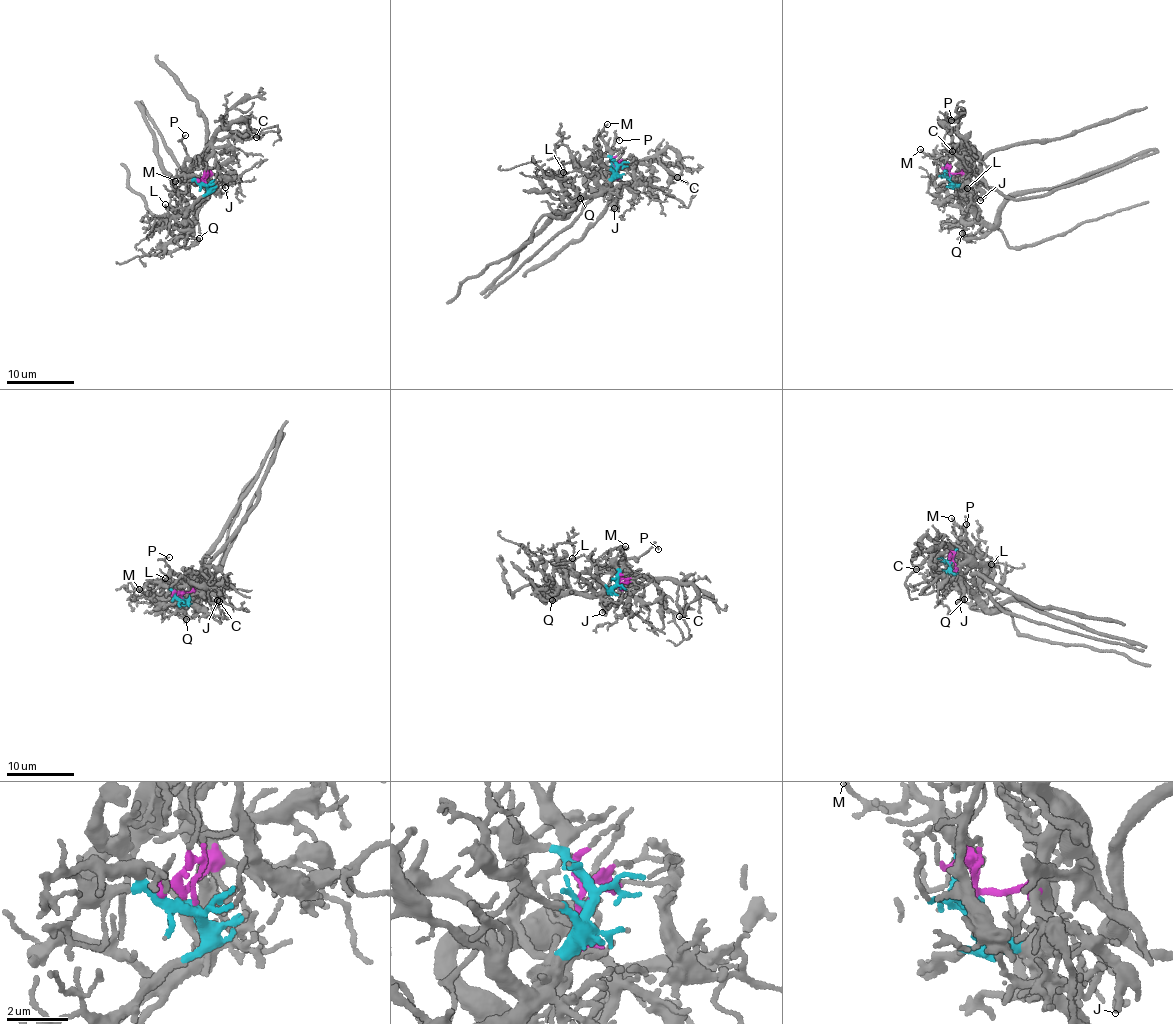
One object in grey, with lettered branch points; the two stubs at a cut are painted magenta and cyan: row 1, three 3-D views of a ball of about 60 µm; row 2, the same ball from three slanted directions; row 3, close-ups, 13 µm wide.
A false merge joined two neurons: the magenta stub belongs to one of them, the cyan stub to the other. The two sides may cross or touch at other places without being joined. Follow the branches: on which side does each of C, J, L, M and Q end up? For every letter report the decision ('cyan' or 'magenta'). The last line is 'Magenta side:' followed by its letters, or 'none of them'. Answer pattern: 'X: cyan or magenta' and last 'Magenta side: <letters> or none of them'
C: magenta
J: magenta
L: cyan
M: cyan
Q: cyan
Magenta side: C, J

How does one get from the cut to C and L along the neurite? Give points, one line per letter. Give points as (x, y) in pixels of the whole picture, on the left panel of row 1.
C: (205, 183), (205, 158), (211, 153), (213, 136), (234, 120), (245, 121), (245, 126), (256, 137)
L: (205, 183), (209, 188), (208, 197), (197, 207), (185, 212), (173, 210), (164, 204)

